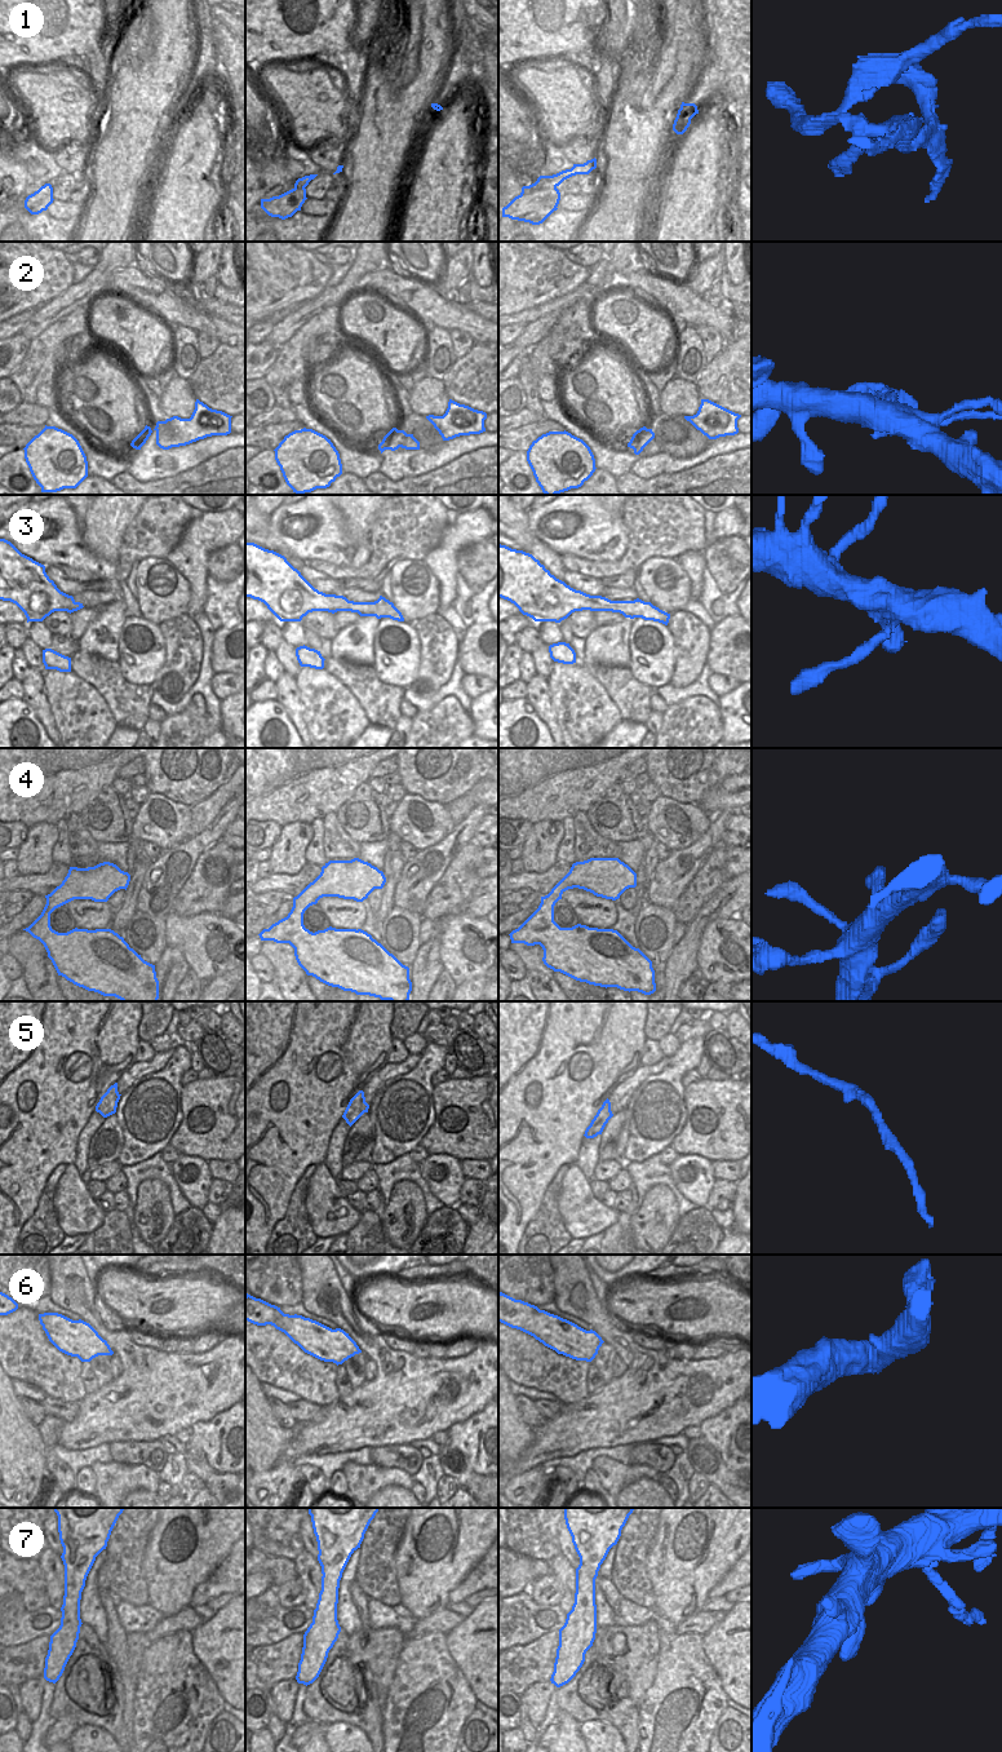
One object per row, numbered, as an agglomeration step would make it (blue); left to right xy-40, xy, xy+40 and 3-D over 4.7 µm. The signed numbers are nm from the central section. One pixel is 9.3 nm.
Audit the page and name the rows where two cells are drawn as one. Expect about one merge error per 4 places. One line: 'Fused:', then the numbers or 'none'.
Fused: 1, 2, 6.

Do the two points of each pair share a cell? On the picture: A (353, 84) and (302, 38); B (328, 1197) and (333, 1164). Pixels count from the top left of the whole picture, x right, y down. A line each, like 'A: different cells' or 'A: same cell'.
A: same cell
B: different cells

